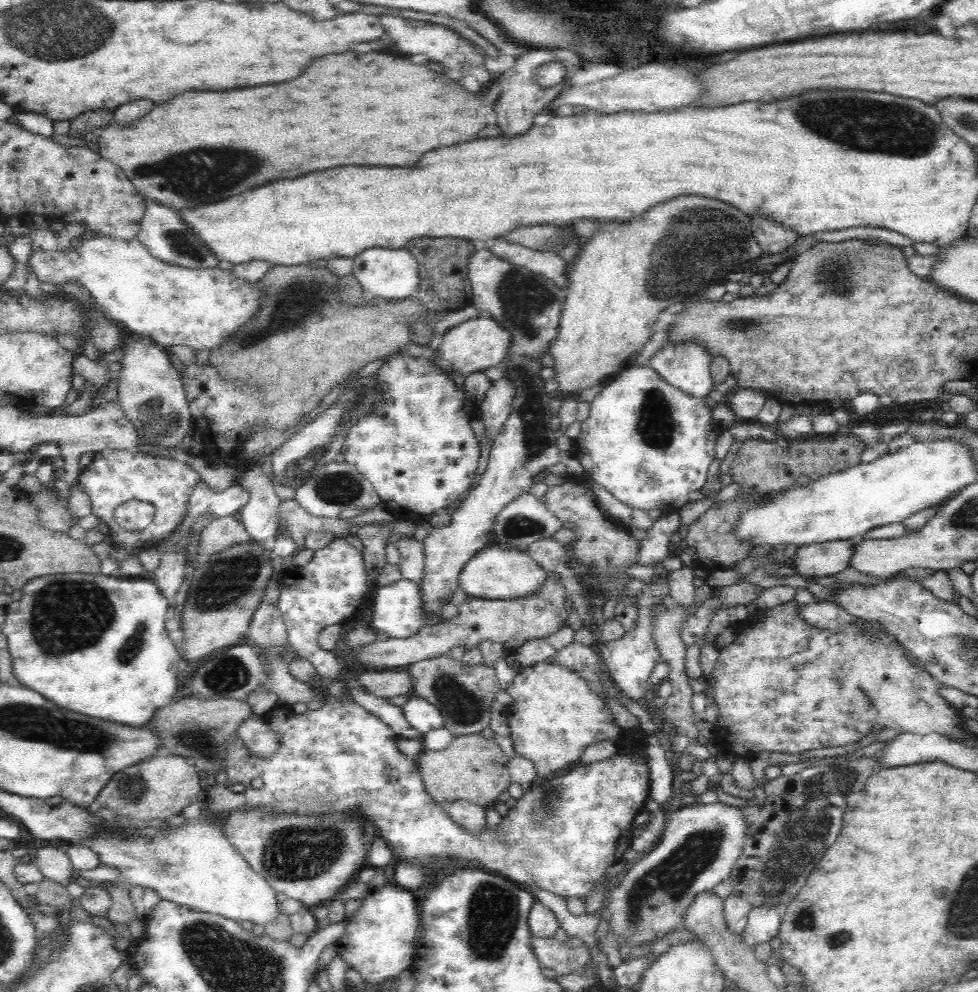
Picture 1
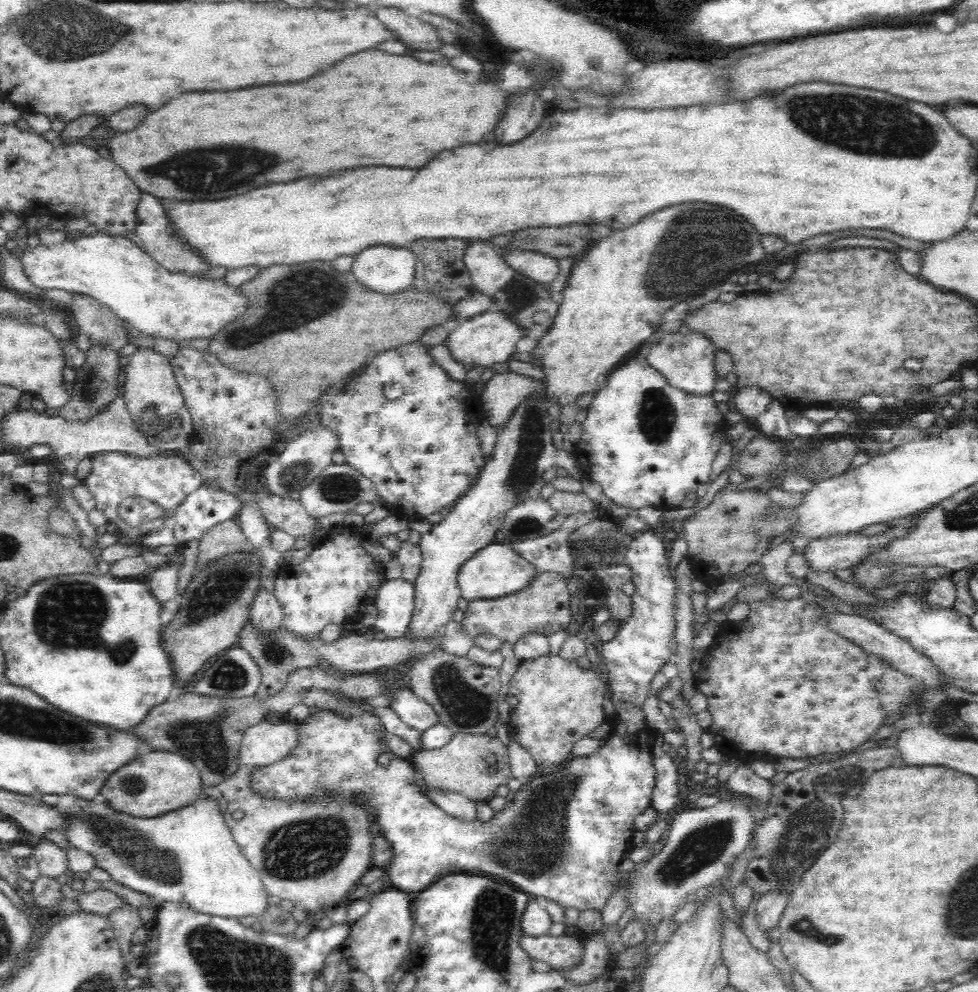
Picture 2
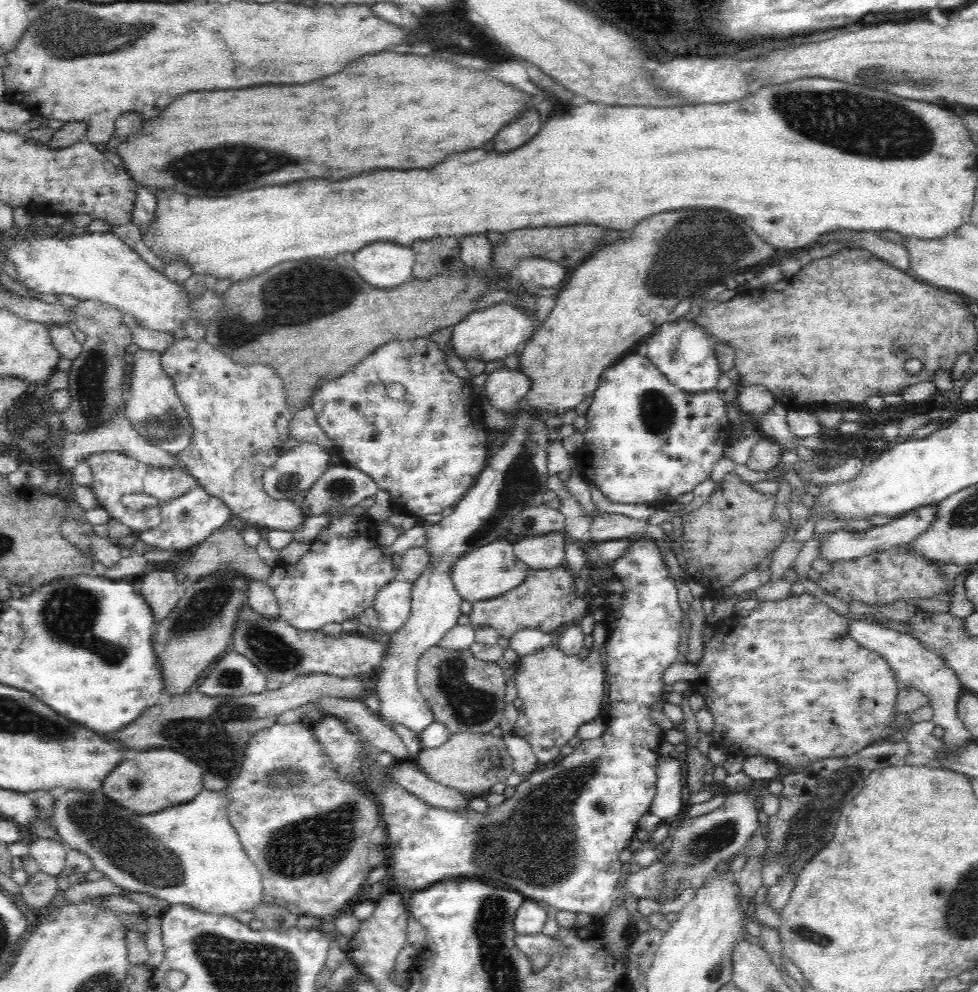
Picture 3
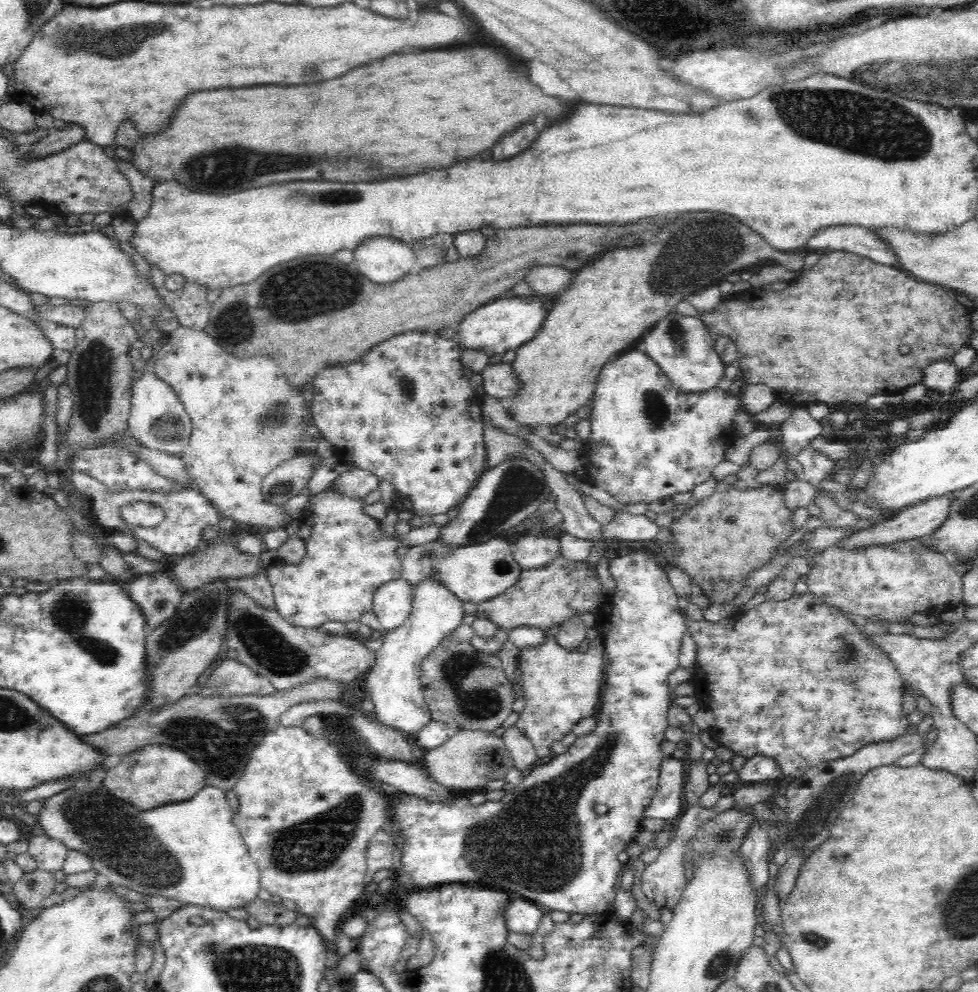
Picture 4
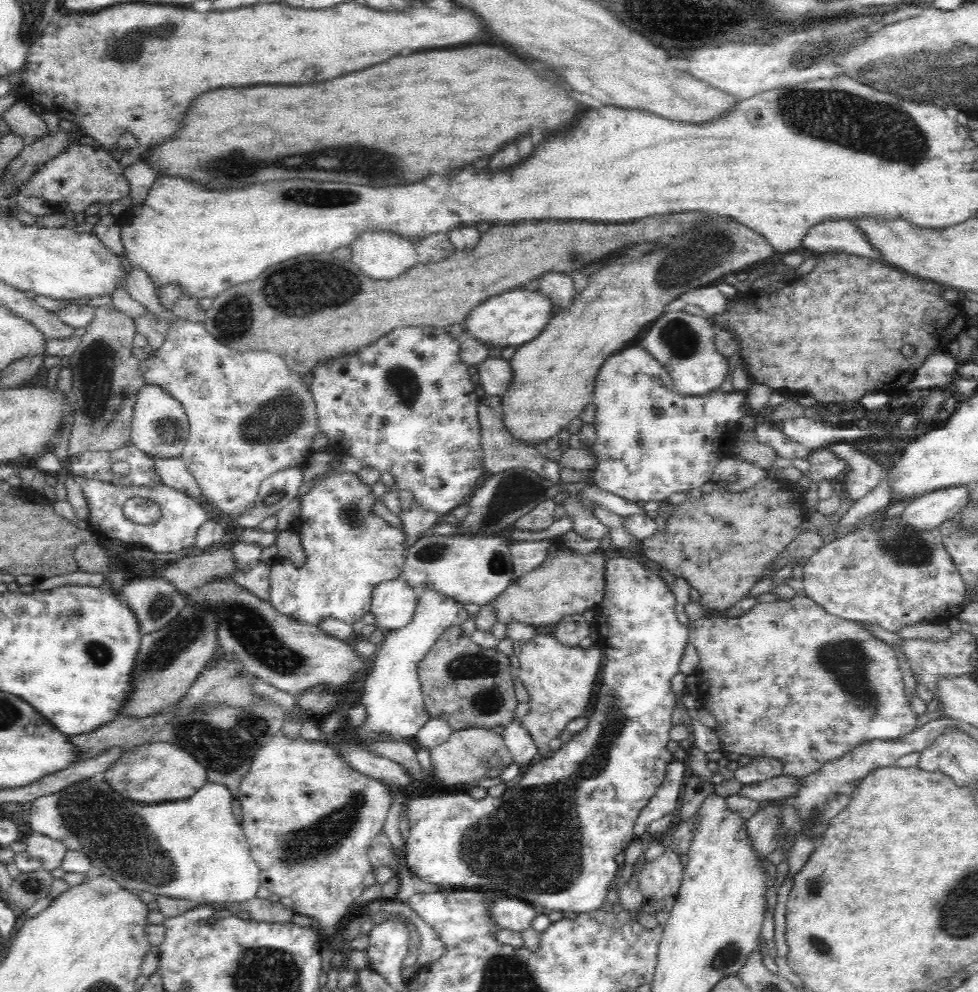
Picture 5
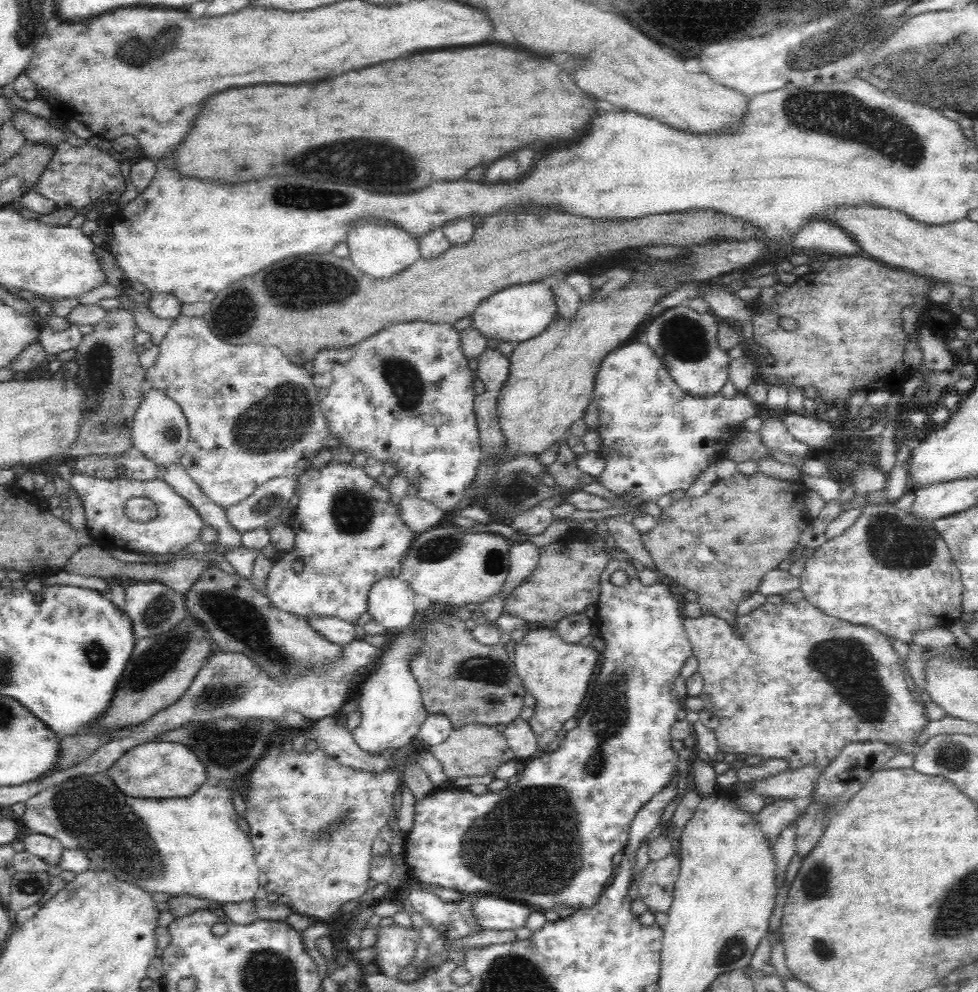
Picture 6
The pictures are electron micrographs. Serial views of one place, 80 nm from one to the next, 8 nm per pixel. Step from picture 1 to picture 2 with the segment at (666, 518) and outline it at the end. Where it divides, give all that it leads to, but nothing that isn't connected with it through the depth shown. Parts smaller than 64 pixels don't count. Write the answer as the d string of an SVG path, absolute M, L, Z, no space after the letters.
M663 523L659 524L657 527L650 527L647 531L639 533L634 536L630 544L627 545L627 549L623 554L624 559L622 562L627 564L628 567L632 569L633 577L632 582L636 586L636 592L633 595L632 605L634 605L634 611L632 611L632 616L627 623L622 623L620 632L617 636L608 642L604 642L602 648L602 657L604 658L603 663L606 665L606 671L608 673L608 688L611 691L611 700L615 706L615 712L618 717L618 726L613 728L614 734L605 740L604 746L600 749L597 754L590 755L589 757L574 757L568 761L568 764L564 768L549 774L542 775L533 778L530 782L527 782L518 793L515 794L515 799L511 803L507 803L503 810L497 812L493 818L488 821L481 821L480 819L474 822L464 822L458 819L448 816L447 812L444 812L439 806L436 806L434 802L429 799L429 796L423 791L423 786L419 782L420 777L417 775L417 770L413 765L412 759L404 759L399 756L389 757L389 763L387 765L381 765L378 762L378 758L384 753L391 753L391 750L387 748L386 745L386 730L382 726L382 722L379 718L369 712L367 709L354 708L352 712L348 712L348 715L342 715L341 712L337 710L319 710L316 713L310 713L302 722L298 722L295 719L288 718L286 723L289 726L295 726L299 735L299 740L296 746L282 758L282 760L276 760L274 764L264 764L262 768L254 770L252 776L250 776L250 788L252 793L266 799L277 801L295 801L296 799L300 801L312 801L315 803L322 799L324 803L329 803L336 799L338 803L342 801L360 801L372 814L376 823L380 827L381 835L391 844L392 849L392 862L389 864L387 875L390 876L392 880L393 888L399 889L400 891L408 892L421 892L427 889L432 882L436 880L436 876L443 874L446 870L450 872L461 872L470 875L486 875L492 876L498 880L503 880L508 882L520 891L524 891L526 894L532 896L539 900L554 900L566 908L577 908L578 910L586 910L587 908L601 909L603 904L608 900L617 889L620 884L622 877L618 873L618 866L623 860L623 856L628 852L632 845L634 828L634 818L638 814L642 814L646 808L651 806L652 792L655 784L655 772L654 765L652 764L652 757L650 750L652 748L652 739L654 730L648 727L647 722L644 719L644 713L642 712L642 704L648 696L648 688L650 688L650 680L654 678L654 674L660 670L660 668L670 660L670 640L672 640L675 634L675 619L674 617L674 607L673 601L675 598L675 586L674 578L670 573L670 564L664 559L669 555L668 544L670 542L670 537L665 537L659 534L659 530L662 526L669 532L673 532L673 529L677 527L676 523Z

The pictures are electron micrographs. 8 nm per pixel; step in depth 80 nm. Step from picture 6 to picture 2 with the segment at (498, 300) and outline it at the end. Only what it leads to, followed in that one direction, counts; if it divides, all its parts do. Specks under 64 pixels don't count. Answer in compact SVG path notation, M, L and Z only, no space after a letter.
M494 309L471 317L449 327L448 336L444 340L450 356L468 370L472 367L490 368L498 362L511 360L516 342L522 338L522 329L516 326L514 319Z

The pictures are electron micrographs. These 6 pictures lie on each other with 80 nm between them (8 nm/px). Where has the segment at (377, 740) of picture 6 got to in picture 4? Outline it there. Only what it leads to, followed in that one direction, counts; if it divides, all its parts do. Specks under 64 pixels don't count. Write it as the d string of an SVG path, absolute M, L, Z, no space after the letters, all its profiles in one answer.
M424 576L414 585L411 615L402 626L383 635L384 643L376 651L376 662L364 683L368 686L368 697L374 702L372 717L376 721L410 736L433 721L419 681L420 666L444 638L454 633L463 616L462 601L440 582L439 576Z

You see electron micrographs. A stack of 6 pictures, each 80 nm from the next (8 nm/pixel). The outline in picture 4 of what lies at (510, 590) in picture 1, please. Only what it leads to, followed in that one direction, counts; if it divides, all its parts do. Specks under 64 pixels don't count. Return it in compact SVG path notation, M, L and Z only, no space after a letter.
M502 536L484 541L480 544L448 549L440 541L432 541L422 546L410 547L401 558L401 575L413 586L424 576L439 576L440 582L448 587L462 603L470 602L476 605L492 600L507 592L519 581L524 570L514 560L511 544Z

